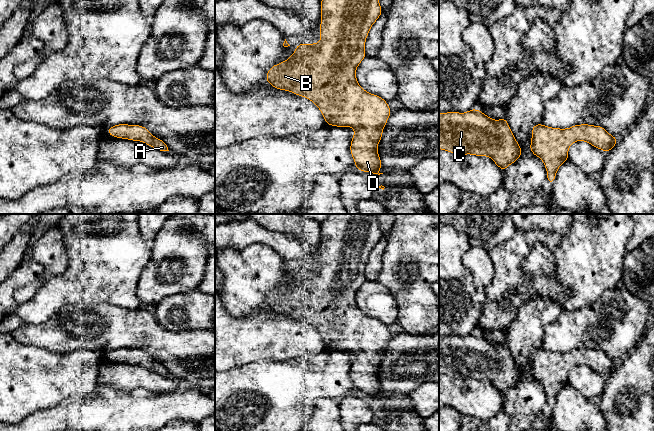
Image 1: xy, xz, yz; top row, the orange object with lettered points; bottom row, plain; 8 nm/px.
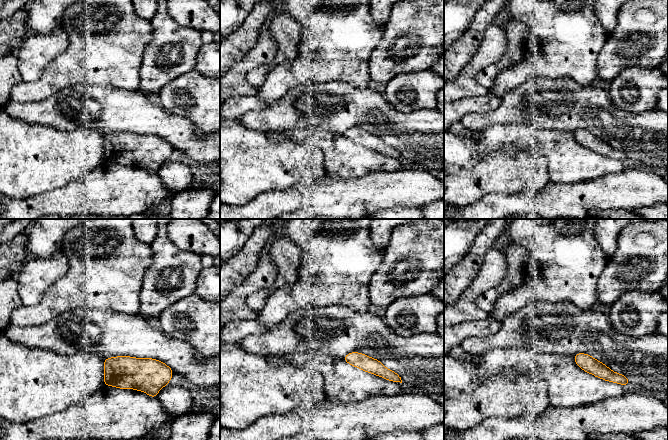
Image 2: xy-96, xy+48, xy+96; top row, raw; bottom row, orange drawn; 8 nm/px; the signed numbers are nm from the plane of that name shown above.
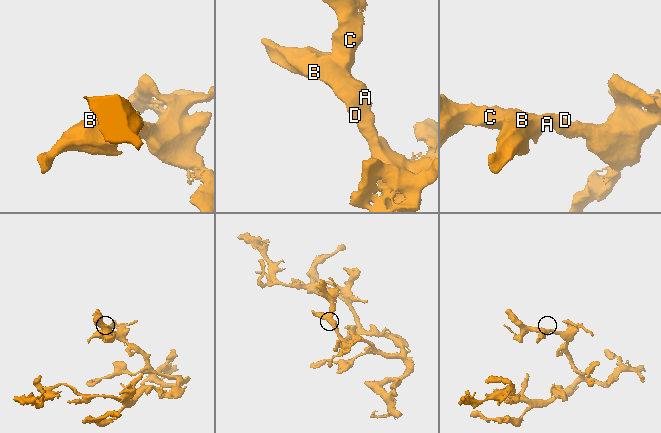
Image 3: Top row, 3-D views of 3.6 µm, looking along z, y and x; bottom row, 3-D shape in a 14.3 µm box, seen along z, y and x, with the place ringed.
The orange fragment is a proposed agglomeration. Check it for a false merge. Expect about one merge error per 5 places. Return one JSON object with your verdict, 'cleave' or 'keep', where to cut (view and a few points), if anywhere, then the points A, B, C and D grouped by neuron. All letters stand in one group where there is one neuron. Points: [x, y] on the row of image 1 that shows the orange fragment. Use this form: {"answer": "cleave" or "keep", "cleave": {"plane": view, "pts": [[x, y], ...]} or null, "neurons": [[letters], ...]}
{"answer": "keep", "cleave": null, "neurons": [["A", "B", "C", "D"]]}

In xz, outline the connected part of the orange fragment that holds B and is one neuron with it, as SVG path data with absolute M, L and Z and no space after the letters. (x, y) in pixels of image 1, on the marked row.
M321 0L321 24L320 24L320 34L321 39L316 44L302 44L300 43L296 48L295 52L290 56L289 59L273 65L268 73L266 74L266 81L271 84L274 88L280 90L286 90L292 92L296 95L303 96L307 99L310 99L321 111L326 124L336 126L336 127L352 127L355 131L354 136L352 137L350 151L351 155L355 162L355 167L363 172L369 172L373 174L383 174L379 170L382 166L379 154L378 154L378 143L382 138L382 130L385 128L387 120L391 114L391 110L387 104L387 101L379 97L378 95L371 94L365 91L357 82L356 79L356 68L361 63L361 61L366 57L365 53L365 41L370 31L371 26L376 22L376 20L382 14L382 8L380 6L379 0Z

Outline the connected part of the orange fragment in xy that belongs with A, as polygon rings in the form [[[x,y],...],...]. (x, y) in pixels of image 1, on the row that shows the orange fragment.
[[[118,124],[107,129],[113,137],[141,141],[160,151],[169,151],[165,142],[154,137],[147,128],[140,125]]]

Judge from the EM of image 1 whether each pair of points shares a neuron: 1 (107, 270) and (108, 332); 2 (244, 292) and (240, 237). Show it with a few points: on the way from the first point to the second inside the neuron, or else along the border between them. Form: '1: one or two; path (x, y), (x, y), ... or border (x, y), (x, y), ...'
1: two; border (84, 303), (110, 302), (131, 309)
2: two; border (264, 244), (252, 243), (240, 249), (225, 249)

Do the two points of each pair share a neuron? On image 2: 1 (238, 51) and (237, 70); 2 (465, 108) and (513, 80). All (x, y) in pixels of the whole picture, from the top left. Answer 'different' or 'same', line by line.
1: different
2: different

